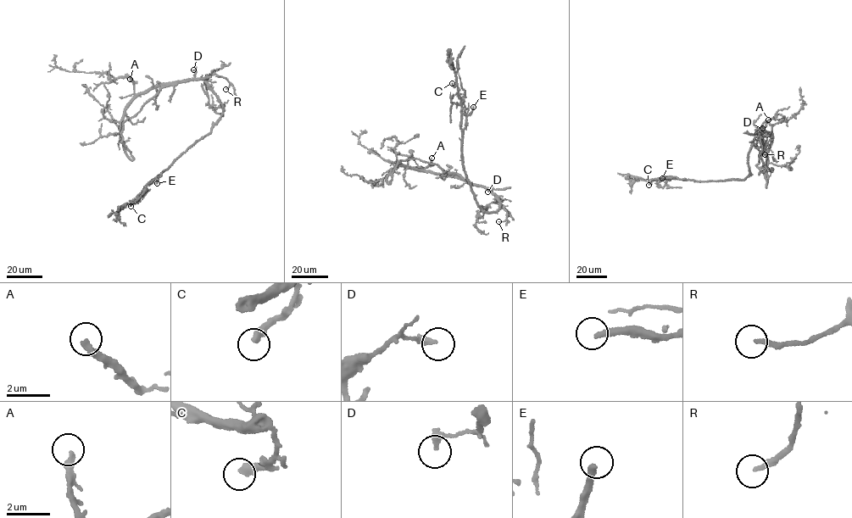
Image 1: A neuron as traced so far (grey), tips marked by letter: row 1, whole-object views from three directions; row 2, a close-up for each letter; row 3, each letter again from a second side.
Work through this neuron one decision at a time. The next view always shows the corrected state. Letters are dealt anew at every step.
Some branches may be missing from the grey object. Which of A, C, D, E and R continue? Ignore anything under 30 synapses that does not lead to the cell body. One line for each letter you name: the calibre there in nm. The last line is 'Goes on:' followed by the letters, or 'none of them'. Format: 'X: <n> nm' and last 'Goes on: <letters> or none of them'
A: 280 nm
Goes on: A

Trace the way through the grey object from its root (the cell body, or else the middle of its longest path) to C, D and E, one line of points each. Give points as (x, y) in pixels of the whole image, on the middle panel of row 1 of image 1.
C: (499, 205), (496, 211), (487, 213), (477, 204), (470, 188), (463, 165), (461, 104), (458, 87), (452, 83)
D: (499, 205), (490, 192), (491, 187), (487, 192)
E: (499, 205), (497, 210), (491, 213), (481, 208), (475, 198), (464, 167), (463, 131), (466, 116), (473, 107)

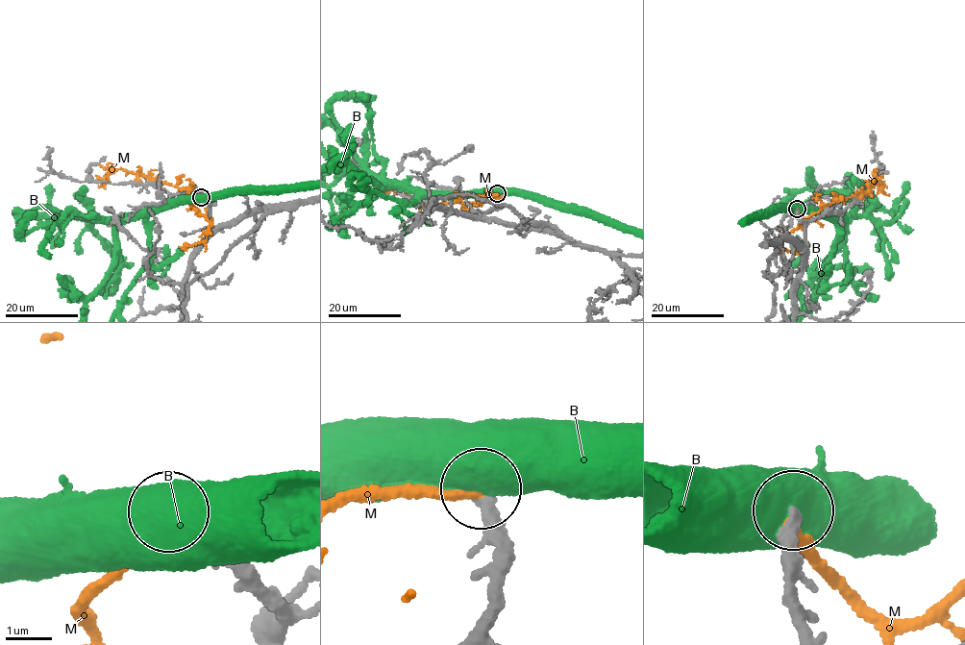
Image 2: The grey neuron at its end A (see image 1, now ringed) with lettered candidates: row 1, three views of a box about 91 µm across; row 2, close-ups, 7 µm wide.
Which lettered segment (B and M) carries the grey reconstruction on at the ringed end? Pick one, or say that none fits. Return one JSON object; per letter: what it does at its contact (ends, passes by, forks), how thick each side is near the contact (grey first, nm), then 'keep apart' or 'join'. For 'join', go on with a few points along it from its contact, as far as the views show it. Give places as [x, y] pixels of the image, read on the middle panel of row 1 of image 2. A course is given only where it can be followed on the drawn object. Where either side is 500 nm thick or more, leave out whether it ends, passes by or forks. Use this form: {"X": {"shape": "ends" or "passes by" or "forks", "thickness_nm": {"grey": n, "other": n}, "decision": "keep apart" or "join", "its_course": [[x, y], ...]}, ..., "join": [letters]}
{"B": {"thickness_nm": {"grey": 360, "other": 800}, "decision": "keep apart"}, "M": {"shape": "ends", "thickness_nm": {"grey": 360, "other": 240}, "decision": "keep apart"}, "join": []}

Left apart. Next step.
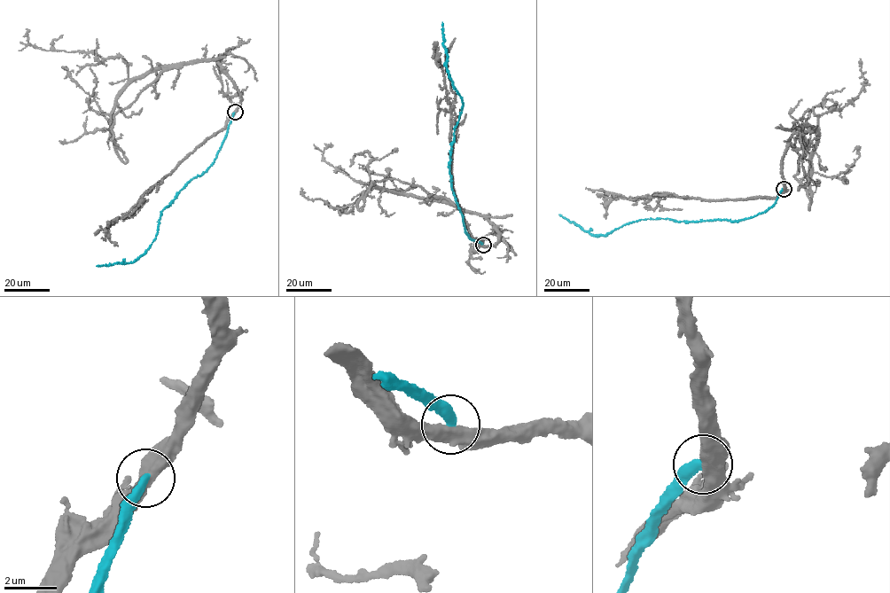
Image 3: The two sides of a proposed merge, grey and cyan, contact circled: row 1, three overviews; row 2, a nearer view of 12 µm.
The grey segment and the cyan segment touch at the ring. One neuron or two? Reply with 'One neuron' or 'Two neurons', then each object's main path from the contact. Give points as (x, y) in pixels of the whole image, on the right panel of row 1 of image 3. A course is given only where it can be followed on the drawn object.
Two neurons. Course of grey: (784, 188), (782, 161), (794, 129), (809, 125), (818, 130), (822, 114), (857, 97), (866, 82), (859, 58). Course of cyan: (784, 188), (767, 210), (731, 222), (679, 222), (658, 217), (638, 220), (605, 235), (594, 236), (558, 214)

